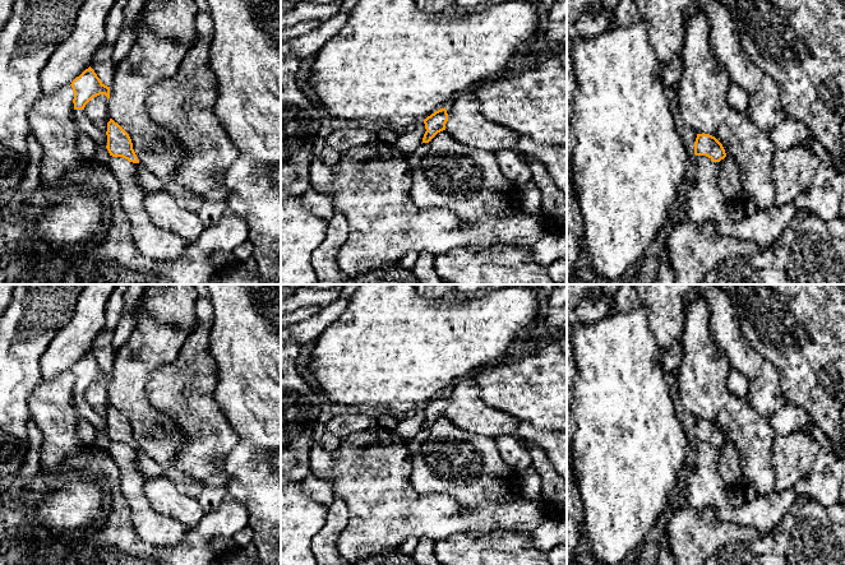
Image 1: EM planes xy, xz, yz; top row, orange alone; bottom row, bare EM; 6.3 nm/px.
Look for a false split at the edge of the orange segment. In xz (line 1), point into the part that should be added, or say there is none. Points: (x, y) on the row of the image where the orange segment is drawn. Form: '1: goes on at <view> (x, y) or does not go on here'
1: does not go on here

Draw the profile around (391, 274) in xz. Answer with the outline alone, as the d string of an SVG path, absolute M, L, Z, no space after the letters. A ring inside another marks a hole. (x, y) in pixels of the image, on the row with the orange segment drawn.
M396 263L356 277L348 277L342 284L420 284L420 282L412 270Z

